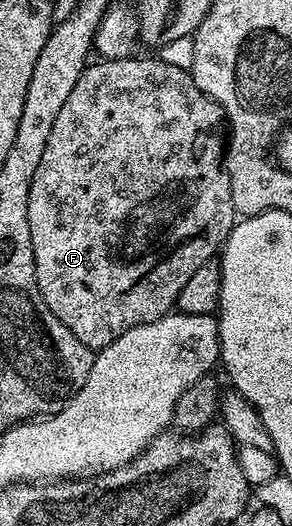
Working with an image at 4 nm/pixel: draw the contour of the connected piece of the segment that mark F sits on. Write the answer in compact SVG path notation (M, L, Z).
M129 55L115 59L96 59L89 64L88 68L82 71L78 83L74 83L74 91L70 91L70 99L66 99L66 103L62 103L62 111L58 111L58 119L54 119L54 127L50 127L50 139L46 139L46 151L42 151L42 160L38 163L38 171L34 171L34 183L30 183L28 214L30 215L30 239L32 240L32 250L34 251L34 267L36 268L38 291L42 295L46 307L50 307L53 315L66 327L70 327L71 333L74 334L74 339L82 339L82 343L87 349L93 351L106 348L110 343L114 343L114 339L118 339L118 335L122 335L134 327L145 325L151 321L157 321L159 317L164 317L167 313L173 312L176 300L178 299L178 291L182 291L182 287L186 287L186 282L190 279L190 275L194 275L194 271L198 271L198 267L209 264L219 254L225 239L228 238L233 225L238 220L238 214L234 207L234 199L230 195L230 179L228 178L228 170L226 168L226 118L224 110L221 109L218 102L212 100L204 92L201 86L194 83L189 70L182 67L174 67L162 59L156 58L155 61L152 57L136 56Z

